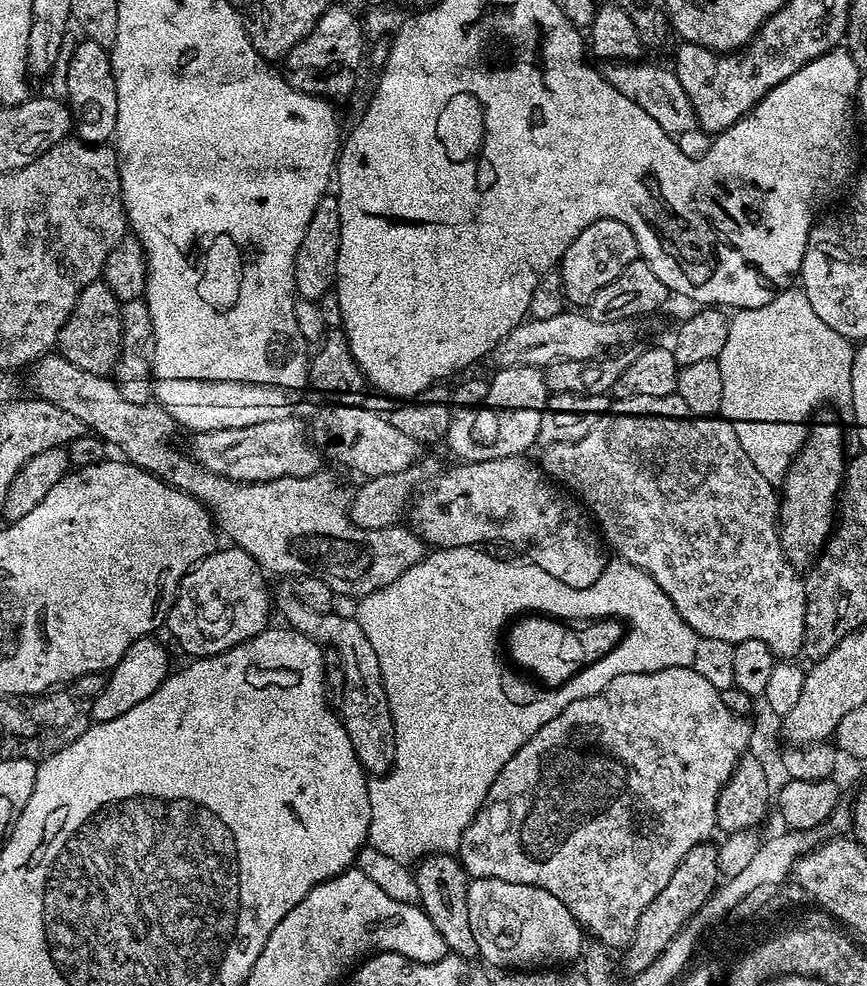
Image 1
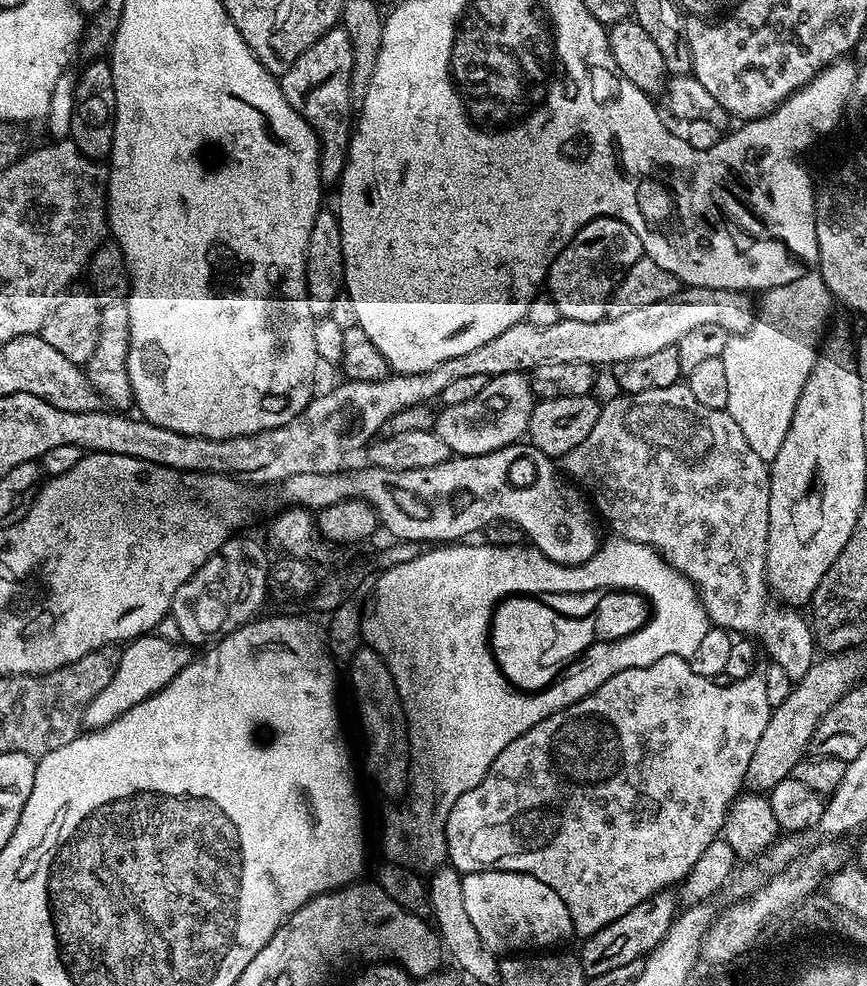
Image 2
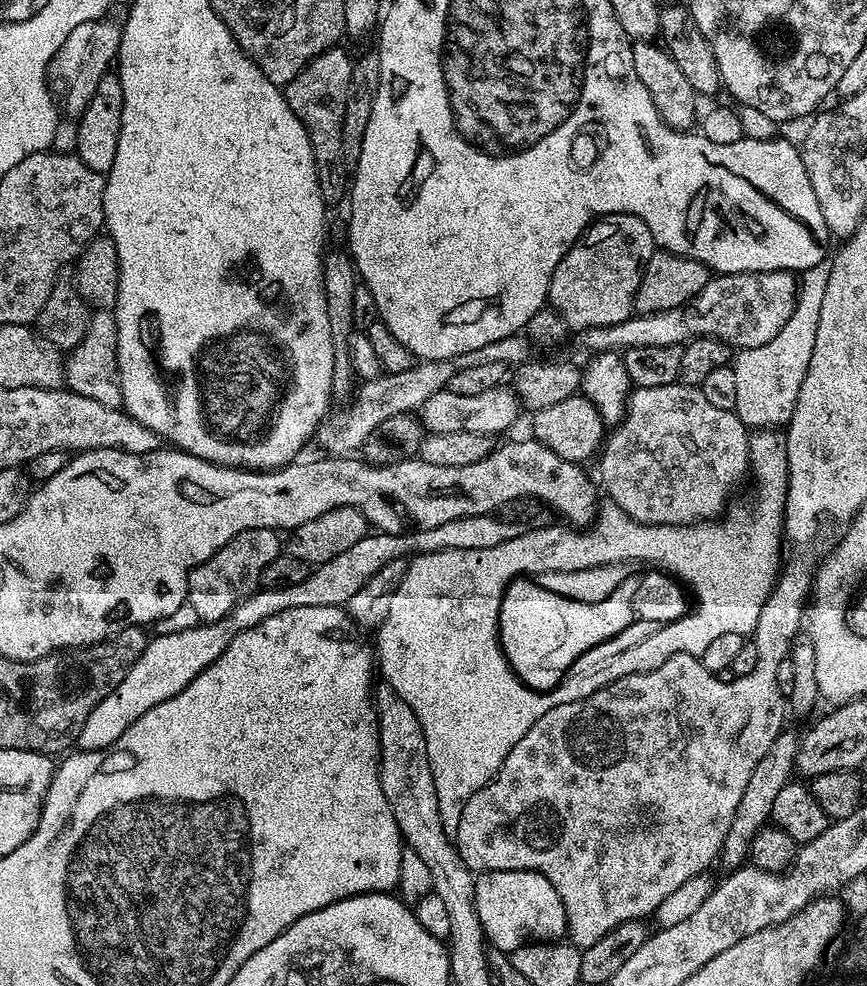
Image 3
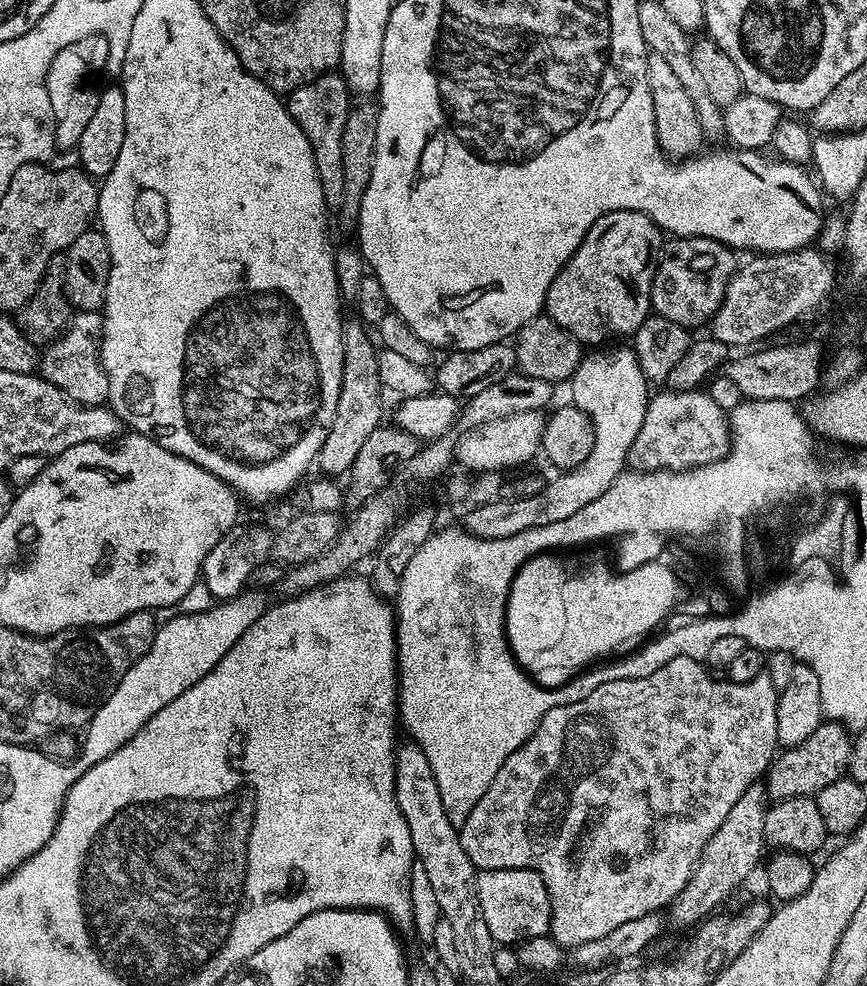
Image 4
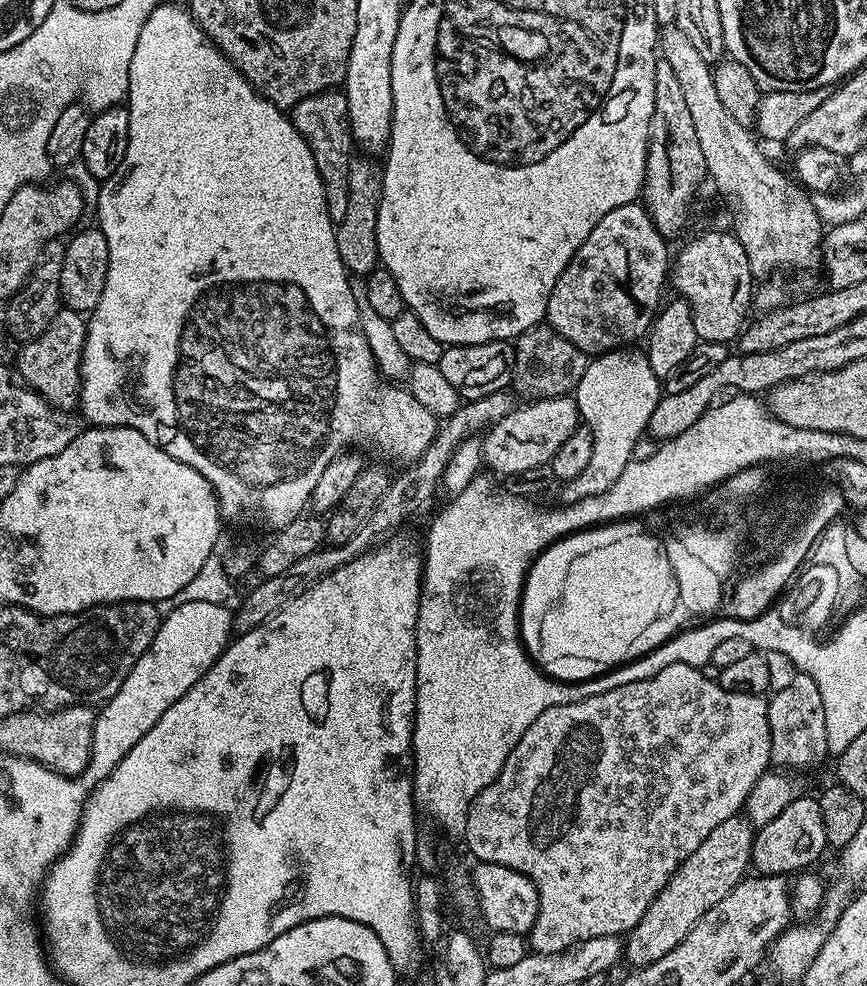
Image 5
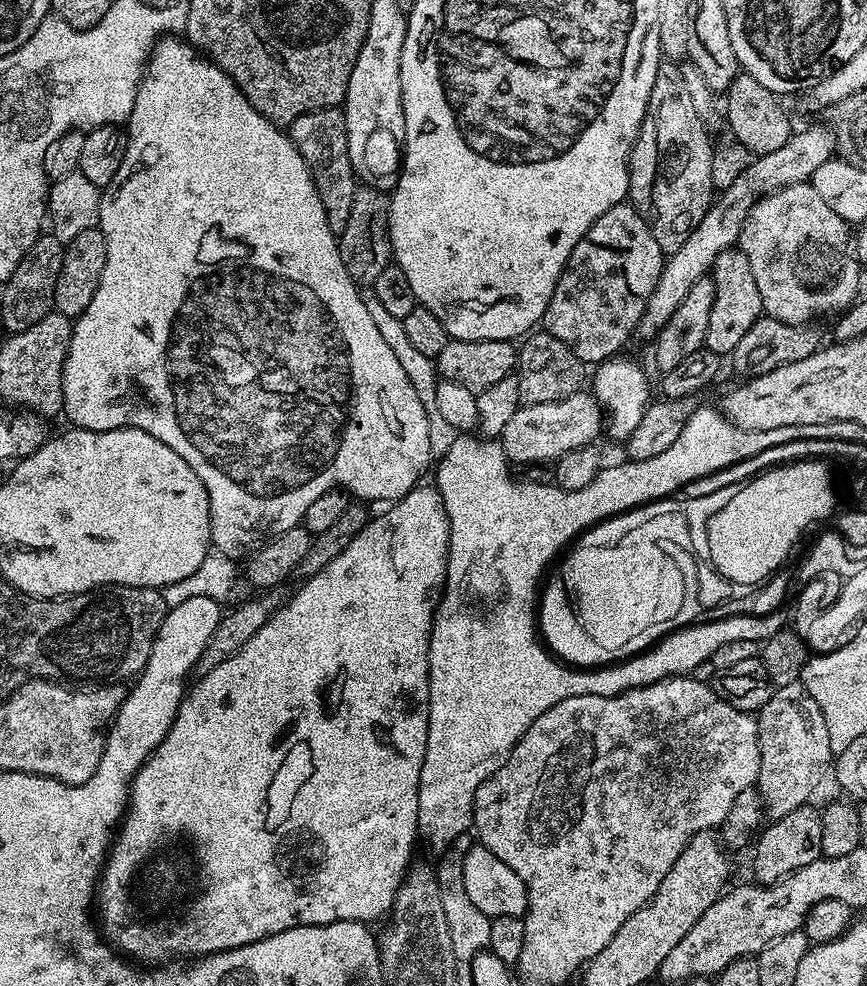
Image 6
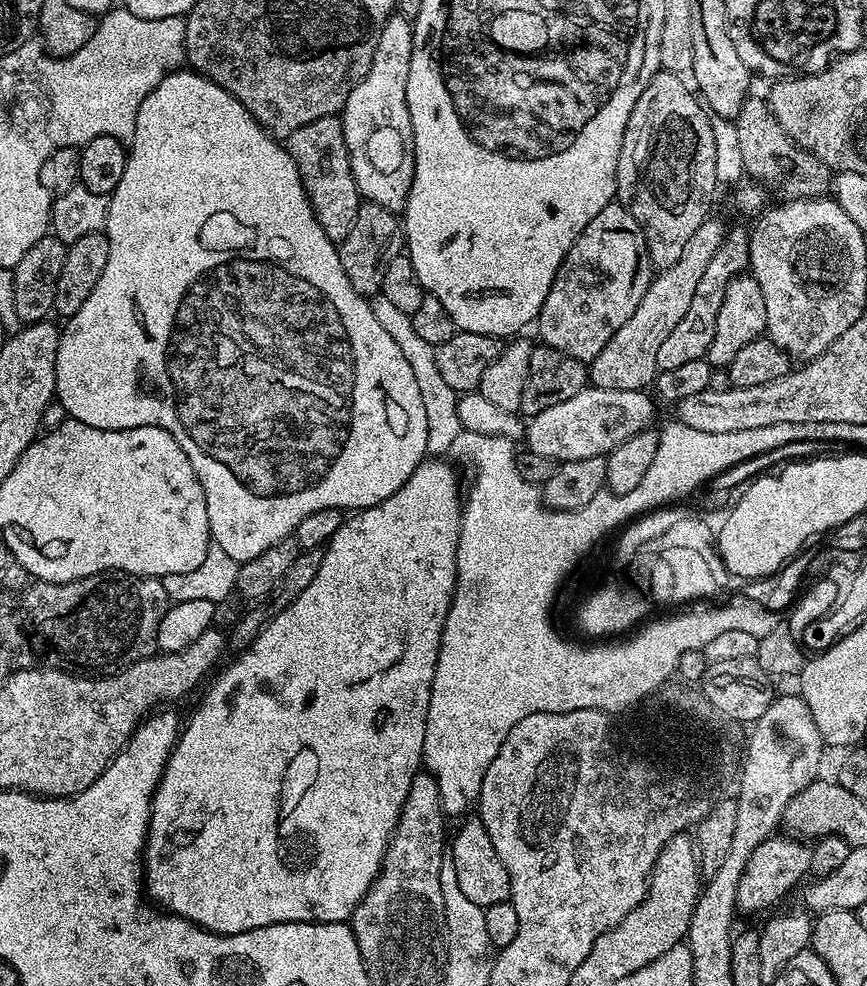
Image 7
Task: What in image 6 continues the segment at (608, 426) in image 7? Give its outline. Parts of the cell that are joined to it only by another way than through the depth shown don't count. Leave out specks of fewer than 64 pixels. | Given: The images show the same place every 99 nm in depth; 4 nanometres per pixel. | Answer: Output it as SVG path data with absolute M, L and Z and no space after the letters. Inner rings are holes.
M581 390L558 402L521 406L514 418L506 422L498 439L504 448L504 455L513 465L536 464L539 460L555 462L562 454L593 443L599 432L602 432L602 409L596 403L595 396Z

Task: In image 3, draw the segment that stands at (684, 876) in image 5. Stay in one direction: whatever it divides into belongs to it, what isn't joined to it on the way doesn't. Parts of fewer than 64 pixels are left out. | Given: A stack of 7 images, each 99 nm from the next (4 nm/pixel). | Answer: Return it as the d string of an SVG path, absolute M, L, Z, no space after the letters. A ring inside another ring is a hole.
M785 730L778 738L774 738L774 746L762 754L762 762L754 766L754 774L750 774L750 782L746 782L746 790L742 793L742 802L738 802L738 810L734 810L734 818L730 822L730 830L726 830L724 845L718 857L725 869L735 870L748 860L748 851L754 842L754 834L758 834L771 821L774 810L774 798L793 779L796 766L796 754L800 750L797 733Z

